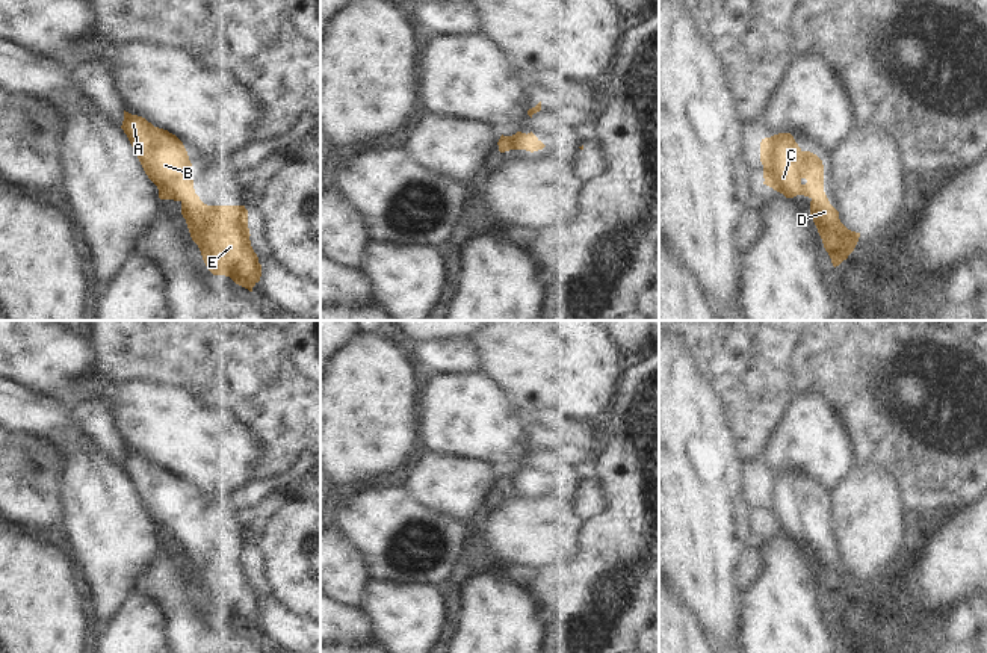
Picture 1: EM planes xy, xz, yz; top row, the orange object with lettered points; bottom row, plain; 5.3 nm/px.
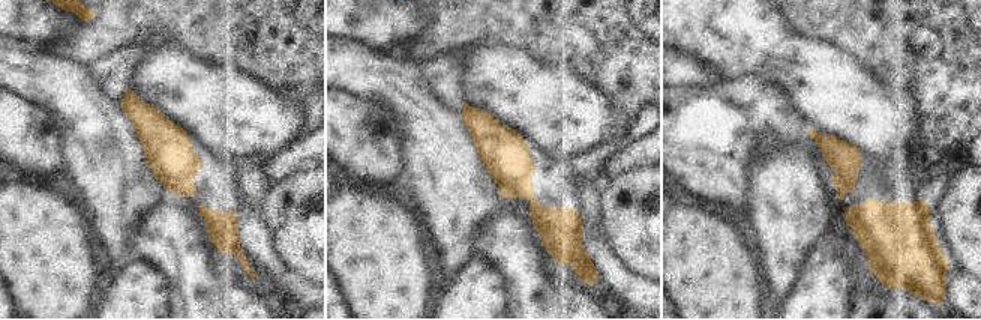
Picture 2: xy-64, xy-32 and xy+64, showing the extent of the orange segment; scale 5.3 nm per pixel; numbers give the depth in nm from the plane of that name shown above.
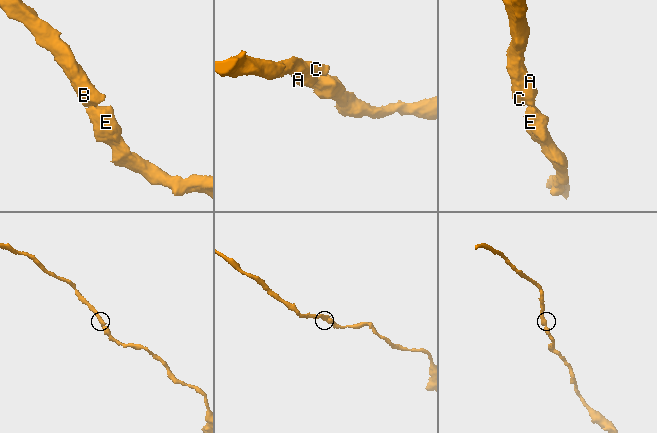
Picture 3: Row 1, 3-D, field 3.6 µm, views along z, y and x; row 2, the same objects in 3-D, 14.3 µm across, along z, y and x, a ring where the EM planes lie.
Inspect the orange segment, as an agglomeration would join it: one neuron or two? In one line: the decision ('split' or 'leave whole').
leave whole

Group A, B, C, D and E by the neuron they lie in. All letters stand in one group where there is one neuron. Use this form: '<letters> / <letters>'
A B C D E

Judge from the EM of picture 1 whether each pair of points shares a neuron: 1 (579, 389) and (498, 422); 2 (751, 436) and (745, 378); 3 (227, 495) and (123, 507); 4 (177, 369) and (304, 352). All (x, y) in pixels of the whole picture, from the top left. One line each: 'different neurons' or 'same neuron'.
1: different neurons
2: same neuron
3: different neurons
4: different neurons

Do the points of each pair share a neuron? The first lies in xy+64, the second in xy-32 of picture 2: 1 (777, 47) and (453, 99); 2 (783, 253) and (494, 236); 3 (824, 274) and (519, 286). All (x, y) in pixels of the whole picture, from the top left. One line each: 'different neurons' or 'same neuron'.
1: different neurons
2: different neurons
3: different neurons

